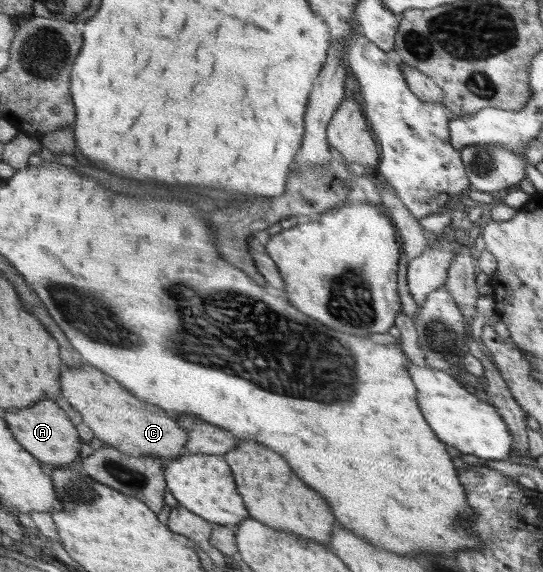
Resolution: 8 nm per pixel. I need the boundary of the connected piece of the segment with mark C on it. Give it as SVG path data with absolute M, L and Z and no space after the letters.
M86 363L86 366L72 368L72 371L64 373L62 391L62 396L72 403L76 410L82 412L84 422L105 444L117 447L134 457L146 455L164 458L167 461L186 452L188 436L176 416L158 405L136 397L136 394L124 388L122 383L96 366Z

